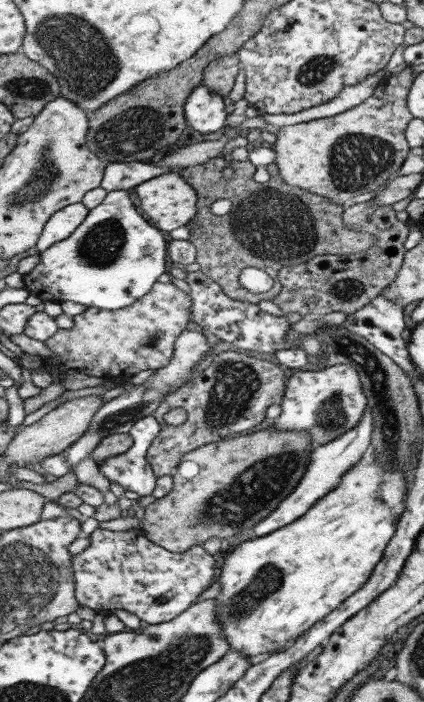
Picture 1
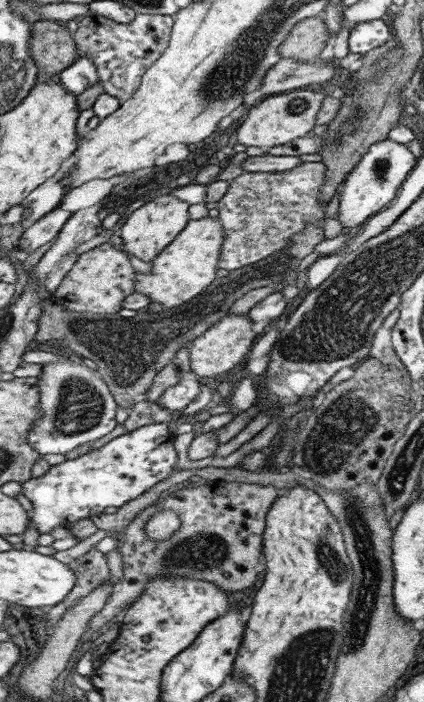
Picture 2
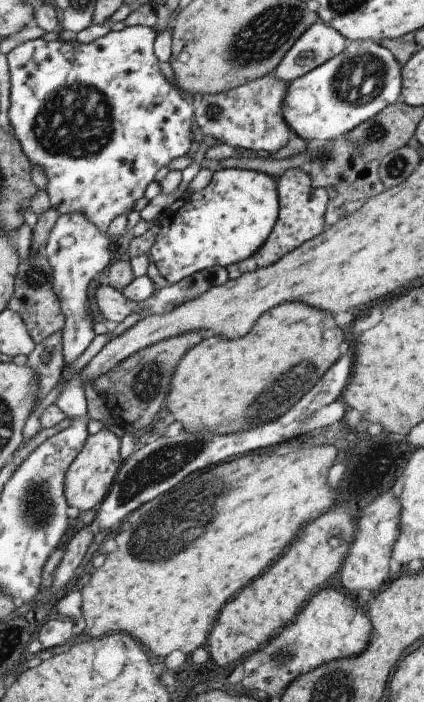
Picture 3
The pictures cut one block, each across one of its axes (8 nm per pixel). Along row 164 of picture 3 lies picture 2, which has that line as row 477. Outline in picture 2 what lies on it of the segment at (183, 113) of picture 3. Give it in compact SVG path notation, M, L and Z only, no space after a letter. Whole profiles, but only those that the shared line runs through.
M167 422L146 424L121 434L94 451L89 451L73 459L65 459L51 465L43 475L31 477L21 483L21 494L31 503L29 520L37 527L38 534L48 533L56 526L70 526L76 520L90 518L109 508L119 508L151 488L159 480L167 478L173 471L177 455L173 449L174 435L167 429Z

